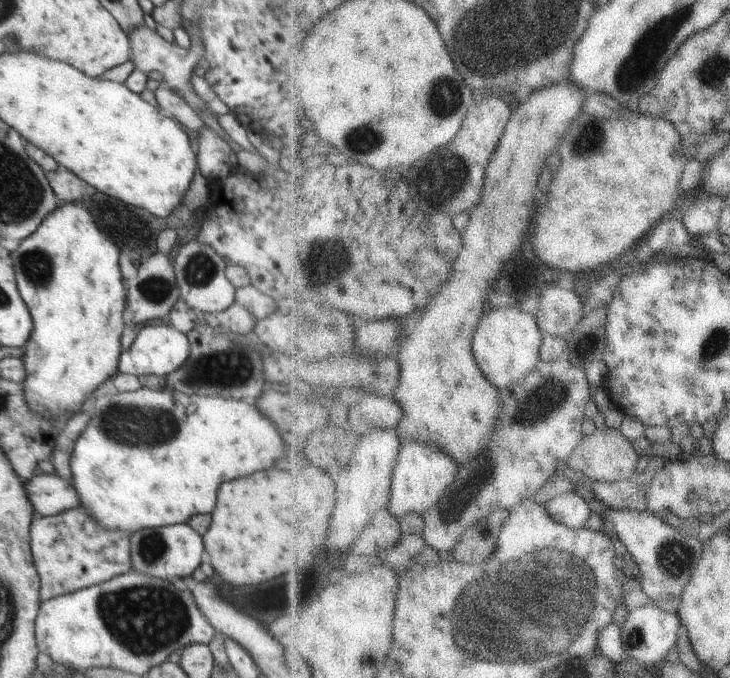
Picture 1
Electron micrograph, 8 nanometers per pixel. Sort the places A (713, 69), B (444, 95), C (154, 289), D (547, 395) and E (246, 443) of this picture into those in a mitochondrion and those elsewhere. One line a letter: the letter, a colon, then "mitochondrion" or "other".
A: mitochondrion
B: mitochondrion
C: mitochondrion
D: mitochondrion
E: other

